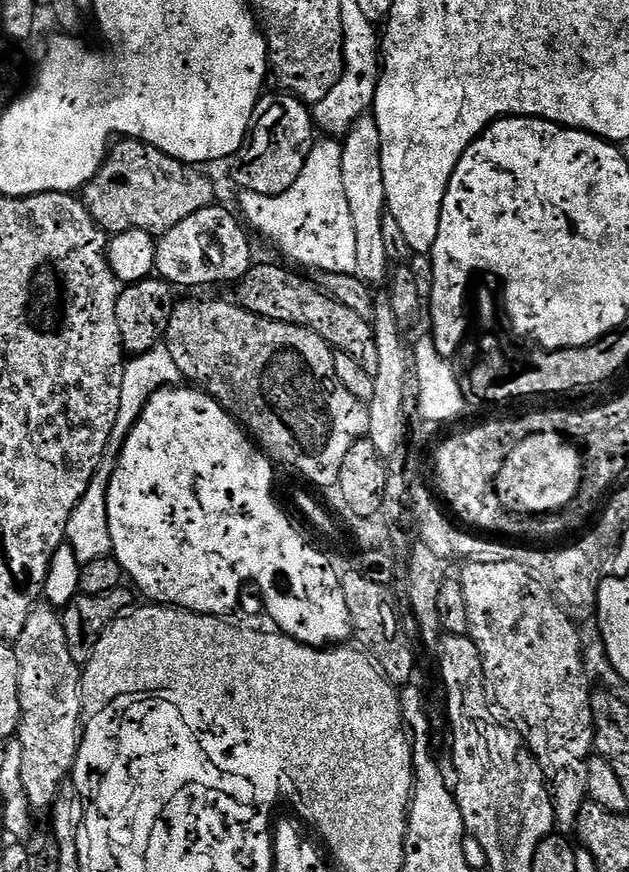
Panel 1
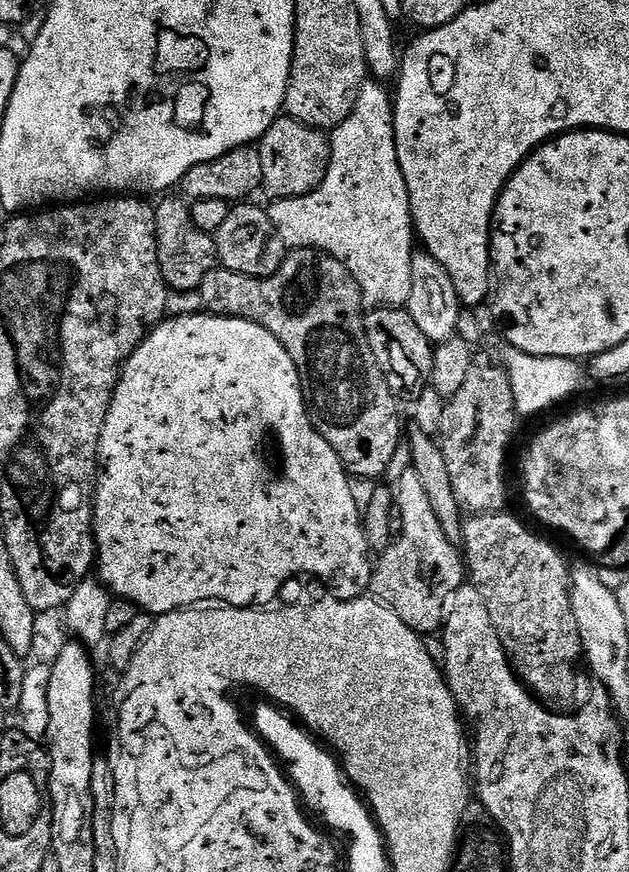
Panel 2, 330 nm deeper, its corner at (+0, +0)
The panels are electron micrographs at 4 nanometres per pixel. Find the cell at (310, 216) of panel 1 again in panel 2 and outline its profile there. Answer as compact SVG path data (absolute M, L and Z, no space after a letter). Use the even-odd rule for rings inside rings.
M343 120L337 128L331 129L332 161L328 163L322 183L305 196L269 203L266 211L283 238L285 249L321 248L321 253L340 259L365 290L375 295L381 308L404 308L410 298L410 280L407 275L392 276L392 267L404 248L400 241L404 236L403 228L411 229L413 222L412 207L408 205L408 187L400 173L396 146L368 146L368 154L362 154L358 140L352 144L348 138L348 126L350 124Z

